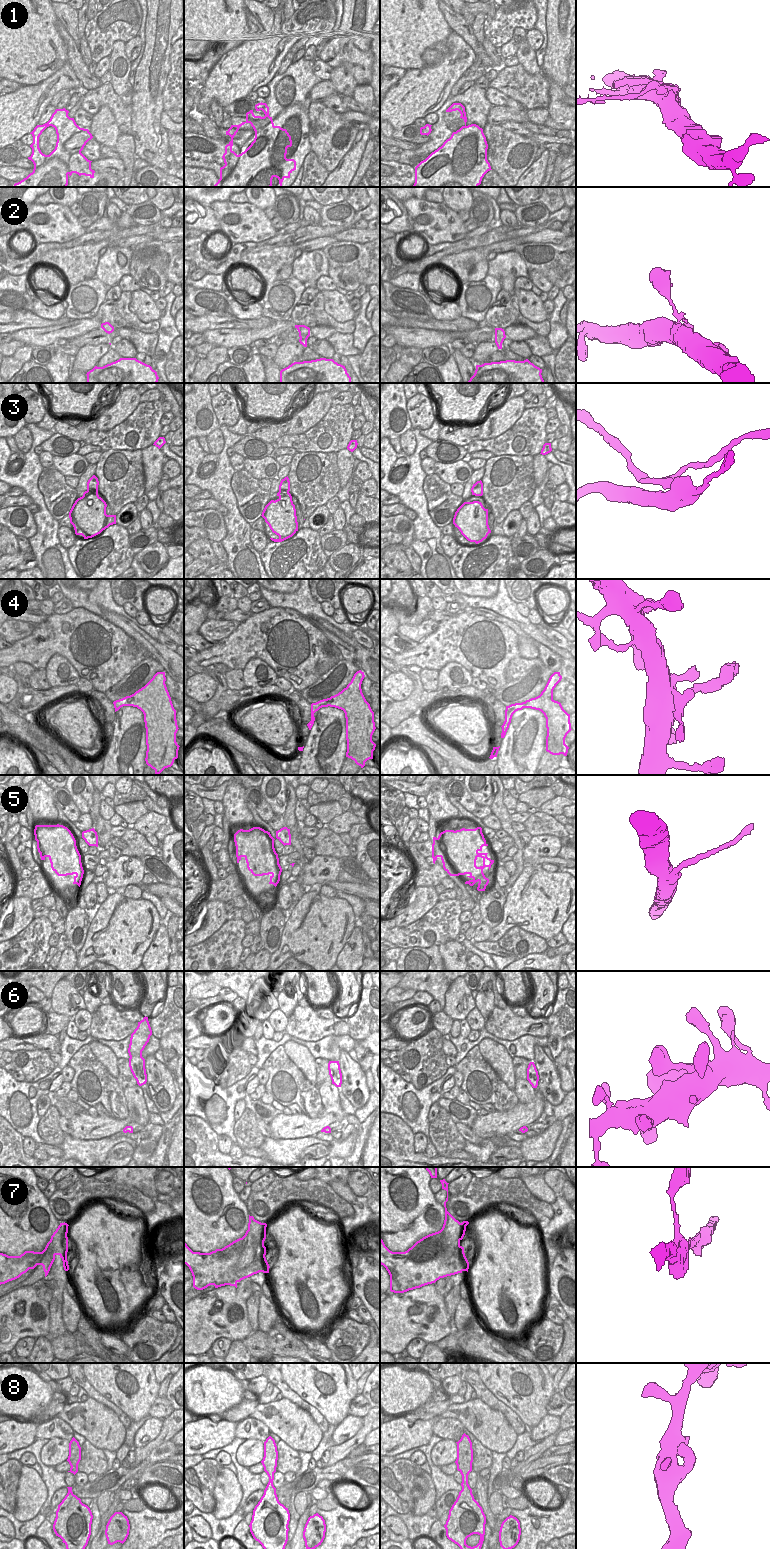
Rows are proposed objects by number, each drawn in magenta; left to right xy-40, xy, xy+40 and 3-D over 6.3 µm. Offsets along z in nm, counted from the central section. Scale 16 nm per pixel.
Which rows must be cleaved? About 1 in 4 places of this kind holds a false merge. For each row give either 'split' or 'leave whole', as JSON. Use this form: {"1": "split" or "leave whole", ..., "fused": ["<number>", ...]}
{"1": "leave whole", "2": "leave whole", "3": "split", "4": "leave whole", "5": "split", "6": "leave whole", "7": "split", "8": "leave whole", "fused": ["3", "5", "7"]}

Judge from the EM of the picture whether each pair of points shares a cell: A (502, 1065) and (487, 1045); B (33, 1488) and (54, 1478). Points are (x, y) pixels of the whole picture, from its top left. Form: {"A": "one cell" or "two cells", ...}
{"A": "one cell", "B": "two cells"}

